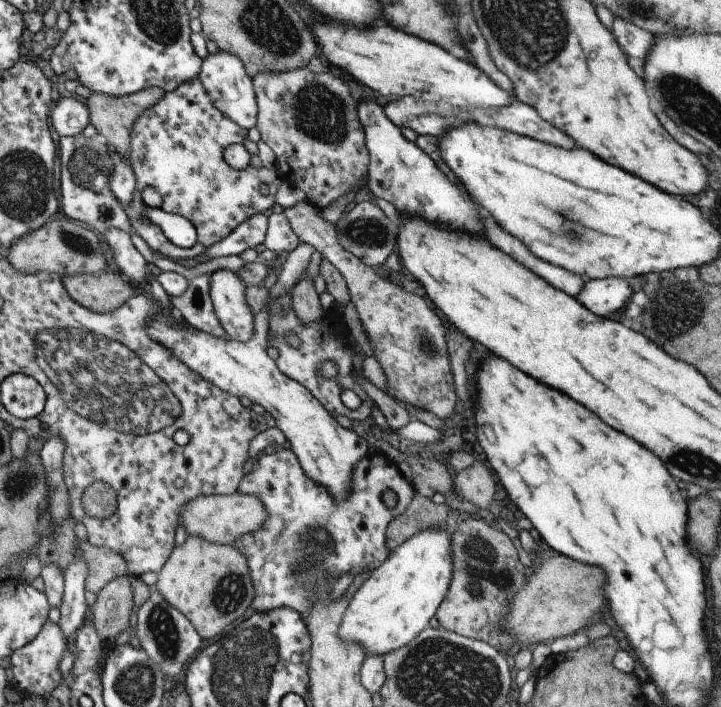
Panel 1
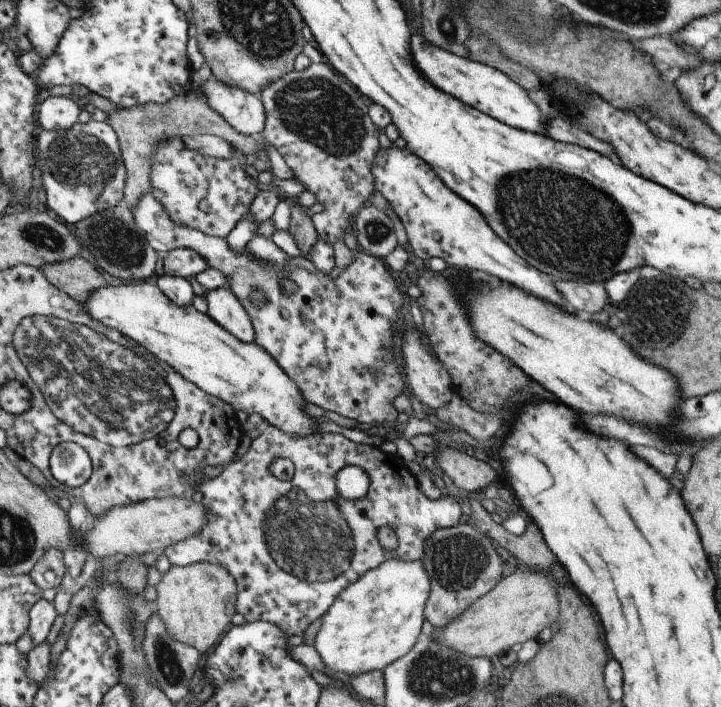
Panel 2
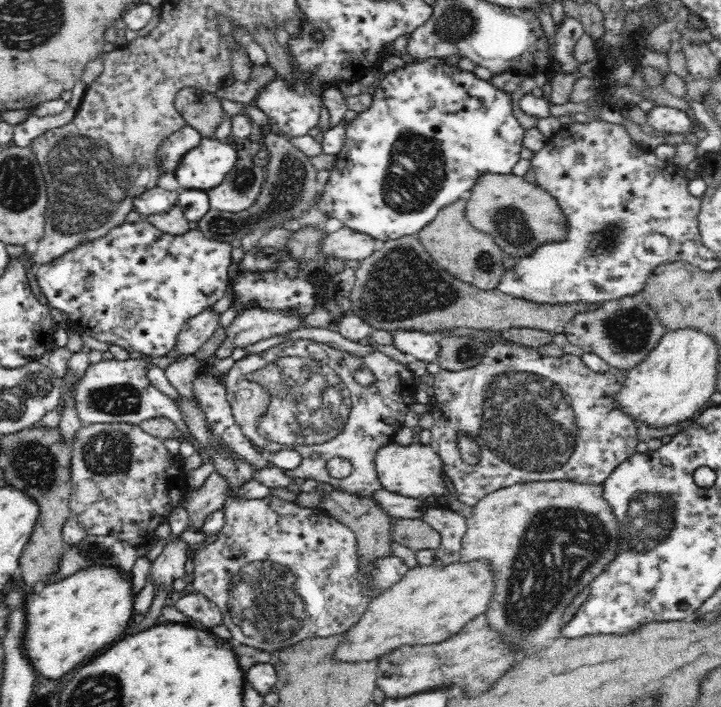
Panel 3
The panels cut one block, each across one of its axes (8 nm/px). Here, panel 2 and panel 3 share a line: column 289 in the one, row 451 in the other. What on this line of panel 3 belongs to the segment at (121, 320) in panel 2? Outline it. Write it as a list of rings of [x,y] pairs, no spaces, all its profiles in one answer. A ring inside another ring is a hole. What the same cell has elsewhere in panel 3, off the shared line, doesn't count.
[[[414,441],[409,446],[400,446],[392,443],[378,449],[374,458],[377,477],[387,492],[408,498],[424,499],[431,495],[444,495],[448,490],[446,482],[442,479],[444,463],[436,455],[430,445],[420,445]]]

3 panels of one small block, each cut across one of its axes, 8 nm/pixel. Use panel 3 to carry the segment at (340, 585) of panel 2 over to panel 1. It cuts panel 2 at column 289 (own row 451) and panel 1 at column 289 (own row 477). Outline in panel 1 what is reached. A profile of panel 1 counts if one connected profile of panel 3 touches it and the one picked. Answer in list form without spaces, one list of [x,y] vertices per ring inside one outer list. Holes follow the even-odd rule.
[[[286,448],[258,458],[258,468],[244,475],[237,490],[238,494],[258,496],[268,512],[258,532],[242,534],[233,544],[238,552],[242,552],[248,558],[248,568],[254,584],[252,608],[255,612],[268,612],[280,606],[288,606],[290,610],[296,610],[300,615],[308,612],[314,606],[314,598],[318,598],[318,594],[314,590],[308,590],[304,582],[298,578],[302,568],[322,568],[322,572],[326,572],[326,584],[334,584],[334,580],[342,580],[342,574],[356,576],[366,570],[373,571],[388,558],[391,550],[388,550],[388,546],[384,544],[384,533],[394,518],[408,512],[412,499],[416,495],[415,490],[410,482],[406,482],[396,463],[386,454],[369,452],[354,466],[352,490],[354,492],[350,492],[342,502],[334,500],[324,486],[316,484],[305,475],[299,465],[298,457],[292,449],[286,450]],[[386,490],[392,490],[396,494],[394,508],[388,508],[382,500],[382,494]]]

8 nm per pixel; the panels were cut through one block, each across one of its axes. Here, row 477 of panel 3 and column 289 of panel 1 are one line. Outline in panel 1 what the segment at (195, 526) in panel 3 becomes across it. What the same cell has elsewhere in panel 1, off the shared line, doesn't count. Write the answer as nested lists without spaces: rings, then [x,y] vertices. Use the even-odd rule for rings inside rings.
[[[303,200],[290,208],[283,208],[283,213],[300,242],[311,244],[344,277],[351,301],[372,346],[372,354],[386,375],[388,394],[404,405],[416,406],[441,419],[450,417],[459,398],[444,340],[444,326],[434,310],[422,297],[406,291],[396,278],[390,281],[382,278],[375,269],[368,268],[354,254],[344,250],[338,242],[334,225],[326,222],[310,201]]]

